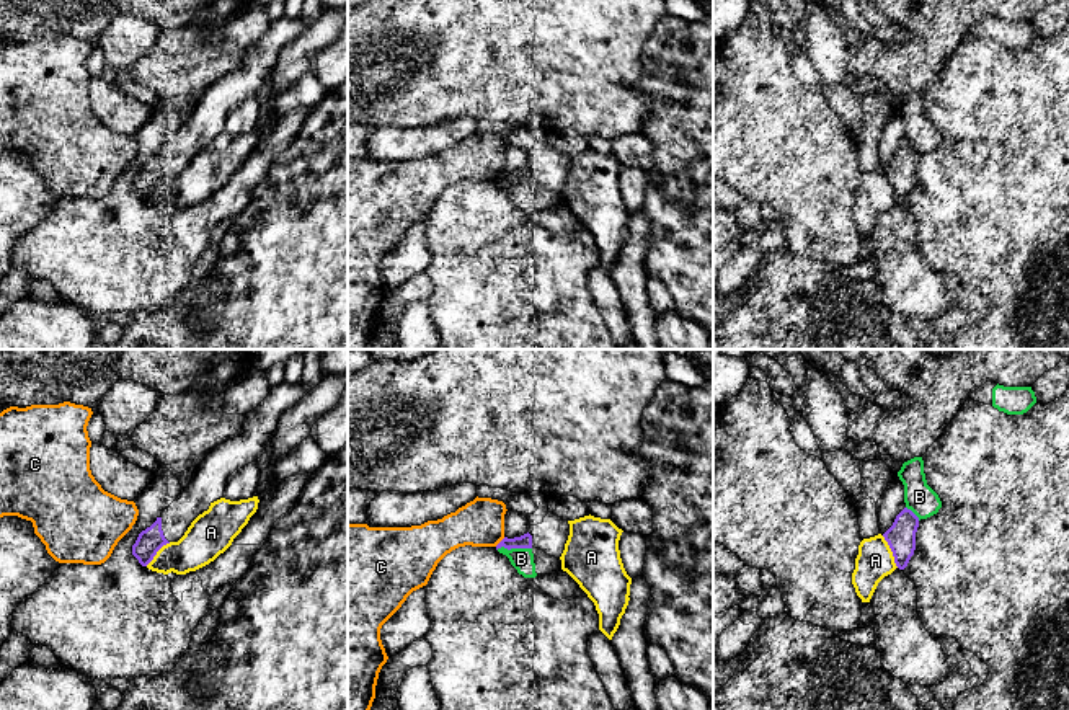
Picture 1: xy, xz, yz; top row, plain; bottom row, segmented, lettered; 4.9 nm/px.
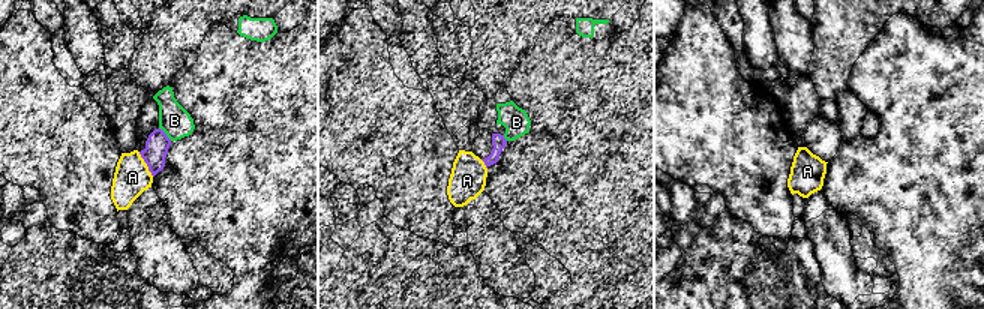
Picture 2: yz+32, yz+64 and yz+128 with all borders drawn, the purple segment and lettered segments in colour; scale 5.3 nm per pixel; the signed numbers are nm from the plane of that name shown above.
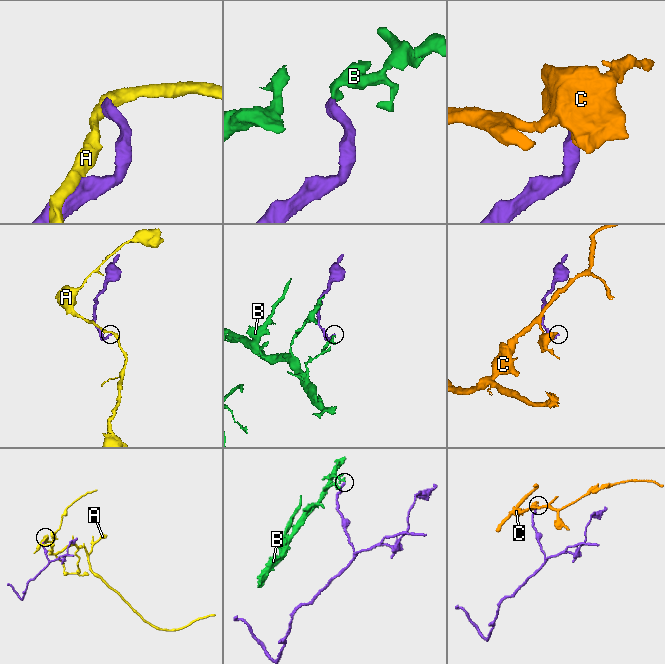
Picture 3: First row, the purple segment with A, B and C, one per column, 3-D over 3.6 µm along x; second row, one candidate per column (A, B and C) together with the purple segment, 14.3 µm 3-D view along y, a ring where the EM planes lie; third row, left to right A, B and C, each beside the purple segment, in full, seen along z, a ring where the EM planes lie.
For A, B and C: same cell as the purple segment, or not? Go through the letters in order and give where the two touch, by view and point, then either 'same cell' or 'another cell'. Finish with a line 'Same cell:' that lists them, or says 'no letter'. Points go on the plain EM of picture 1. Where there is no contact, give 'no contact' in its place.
A: meets purple in yz at (891, 185); another cell
B: meets purple in xz at (513, 181); another cell
C: meets purple in xz at (501, 175); another cell
Same cell: no letter

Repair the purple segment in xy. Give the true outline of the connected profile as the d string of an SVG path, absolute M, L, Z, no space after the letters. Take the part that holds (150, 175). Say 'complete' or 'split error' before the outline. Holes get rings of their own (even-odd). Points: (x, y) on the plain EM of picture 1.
split error; M302 15L276 20L255 44L245 49L242 67L217 80L197 100L191 118L178 132L139 168L132 189L142 201L147 201L163 180L178 176L191 157L224 131L225 118L235 104L256 96L266 87L279 52L310 24L312 21Z

